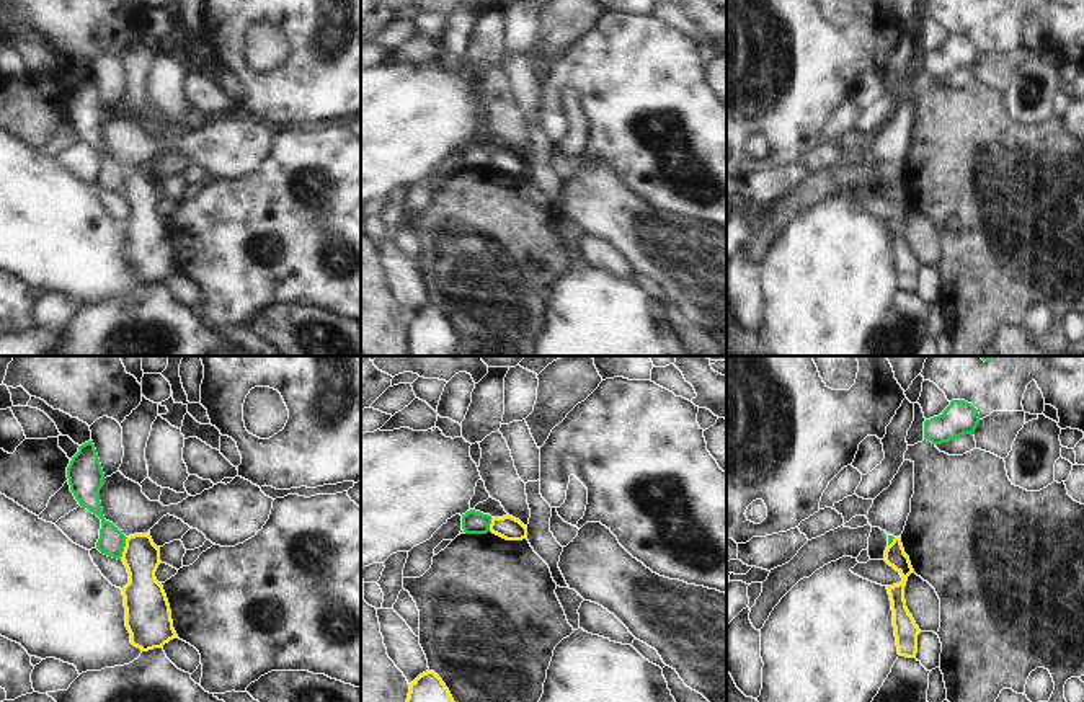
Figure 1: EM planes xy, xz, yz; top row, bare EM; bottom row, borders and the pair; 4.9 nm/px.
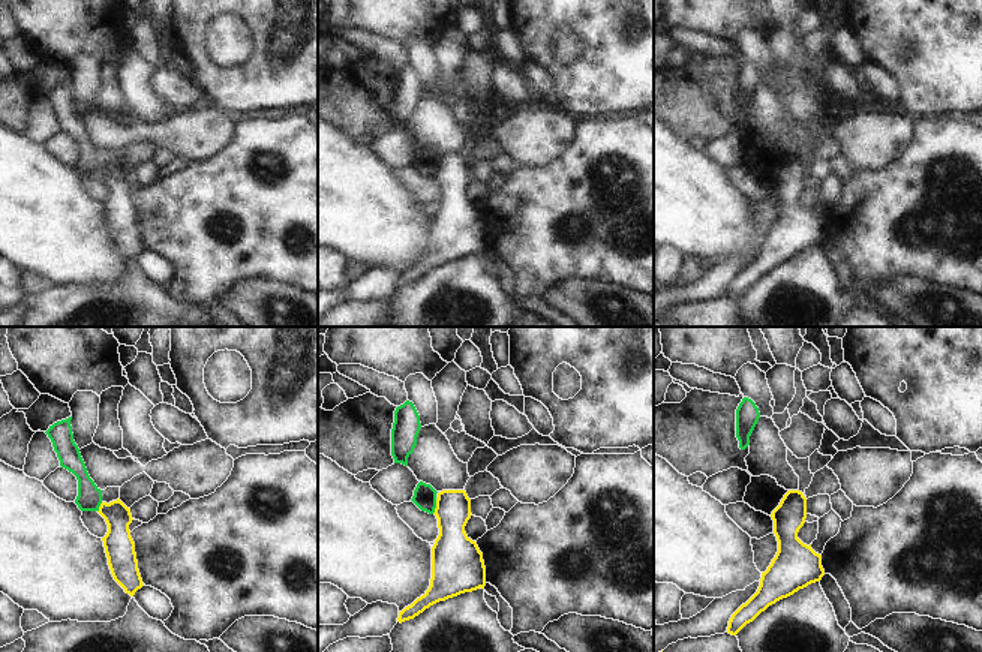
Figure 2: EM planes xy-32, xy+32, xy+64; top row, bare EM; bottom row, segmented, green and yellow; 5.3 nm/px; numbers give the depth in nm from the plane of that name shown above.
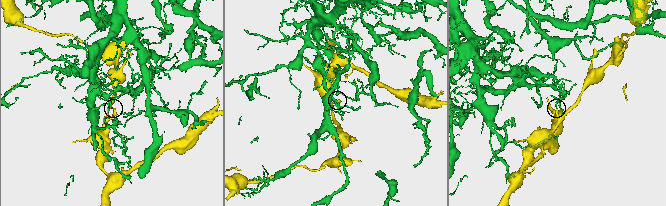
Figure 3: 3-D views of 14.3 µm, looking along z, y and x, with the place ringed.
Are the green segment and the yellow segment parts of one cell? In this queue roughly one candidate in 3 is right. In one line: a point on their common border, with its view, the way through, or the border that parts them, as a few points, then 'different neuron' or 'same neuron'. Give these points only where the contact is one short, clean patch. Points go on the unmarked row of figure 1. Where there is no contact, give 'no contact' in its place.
contact xy (123, 183); border xy (128, 172), (119, 193); different neuron

